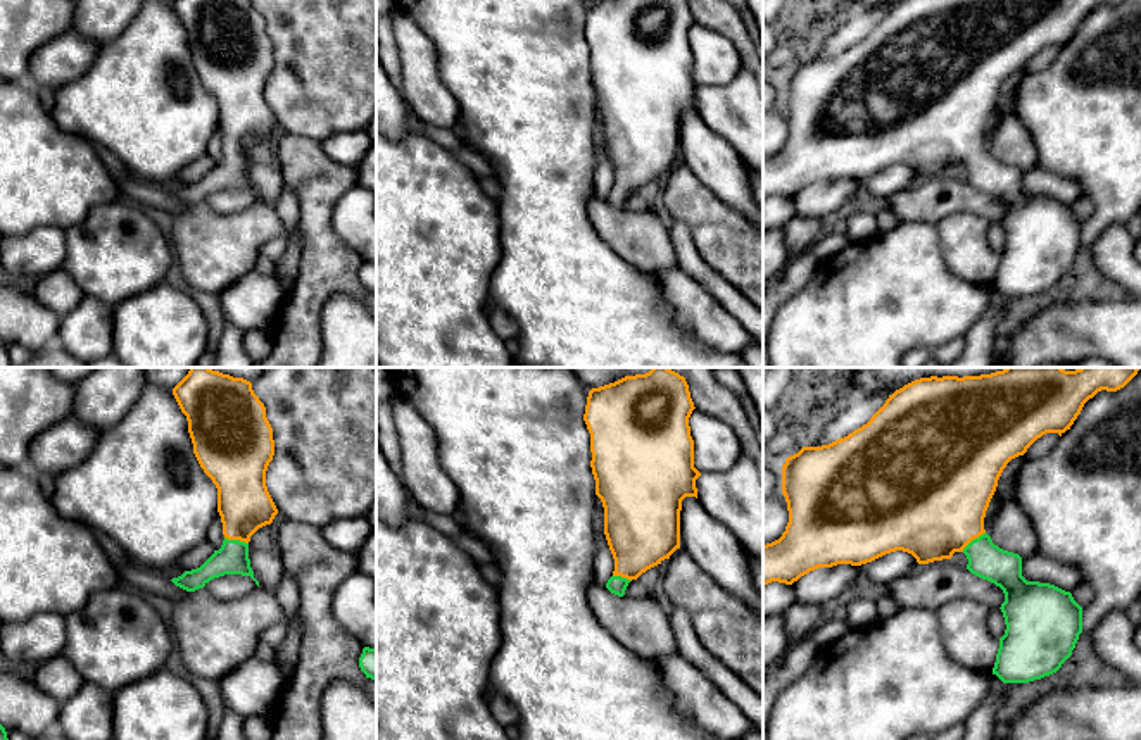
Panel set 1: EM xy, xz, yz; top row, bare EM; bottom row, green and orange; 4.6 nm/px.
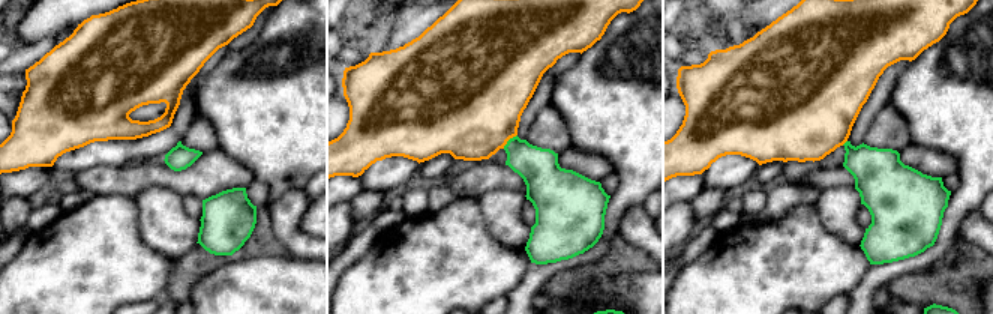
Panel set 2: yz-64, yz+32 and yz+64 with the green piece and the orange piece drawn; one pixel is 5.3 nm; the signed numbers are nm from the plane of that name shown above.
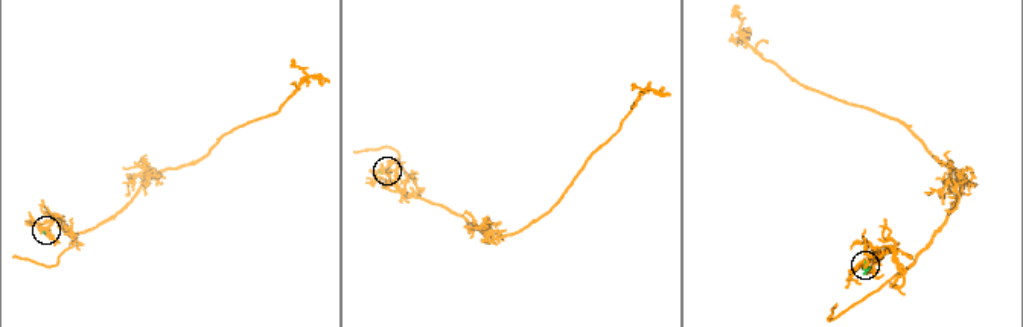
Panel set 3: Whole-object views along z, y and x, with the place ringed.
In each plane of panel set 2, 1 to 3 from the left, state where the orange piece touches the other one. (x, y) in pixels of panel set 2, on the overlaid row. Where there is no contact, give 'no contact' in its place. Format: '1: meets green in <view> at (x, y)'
1: no contact
2: meets green in yz+32 at (509, 140)
3: meets green in yz+64 at (845, 143)

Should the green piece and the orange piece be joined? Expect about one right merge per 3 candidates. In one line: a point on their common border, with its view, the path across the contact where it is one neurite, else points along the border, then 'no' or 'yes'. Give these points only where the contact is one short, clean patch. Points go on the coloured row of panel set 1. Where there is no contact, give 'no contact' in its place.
yz (972, 540) | across yz (988, 561), (972, 540), (932, 504) | yes

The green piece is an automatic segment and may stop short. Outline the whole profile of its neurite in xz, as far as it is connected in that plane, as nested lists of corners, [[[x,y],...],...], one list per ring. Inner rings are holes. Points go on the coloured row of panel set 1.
[[[652,367],[589,392],[583,421],[590,433],[590,467],[615,559],[606,588],[618,597],[625,595],[632,580],[680,549],[682,500],[697,499],[696,480],[701,476],[694,467],[689,426],[694,409],[685,378],[670,367]]]

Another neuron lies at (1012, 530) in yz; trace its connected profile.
[[[1005,504],[989,531],[994,545],[1018,554],[1022,559],[1037,552],[1034,528],[1027,514],[1015,504]]]

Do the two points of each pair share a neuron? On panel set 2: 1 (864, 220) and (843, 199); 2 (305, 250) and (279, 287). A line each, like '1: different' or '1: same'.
1: different
2: different

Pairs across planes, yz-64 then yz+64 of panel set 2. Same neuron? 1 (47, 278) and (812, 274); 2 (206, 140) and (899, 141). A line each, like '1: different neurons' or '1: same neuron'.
1: same neuron
2: same neuron

